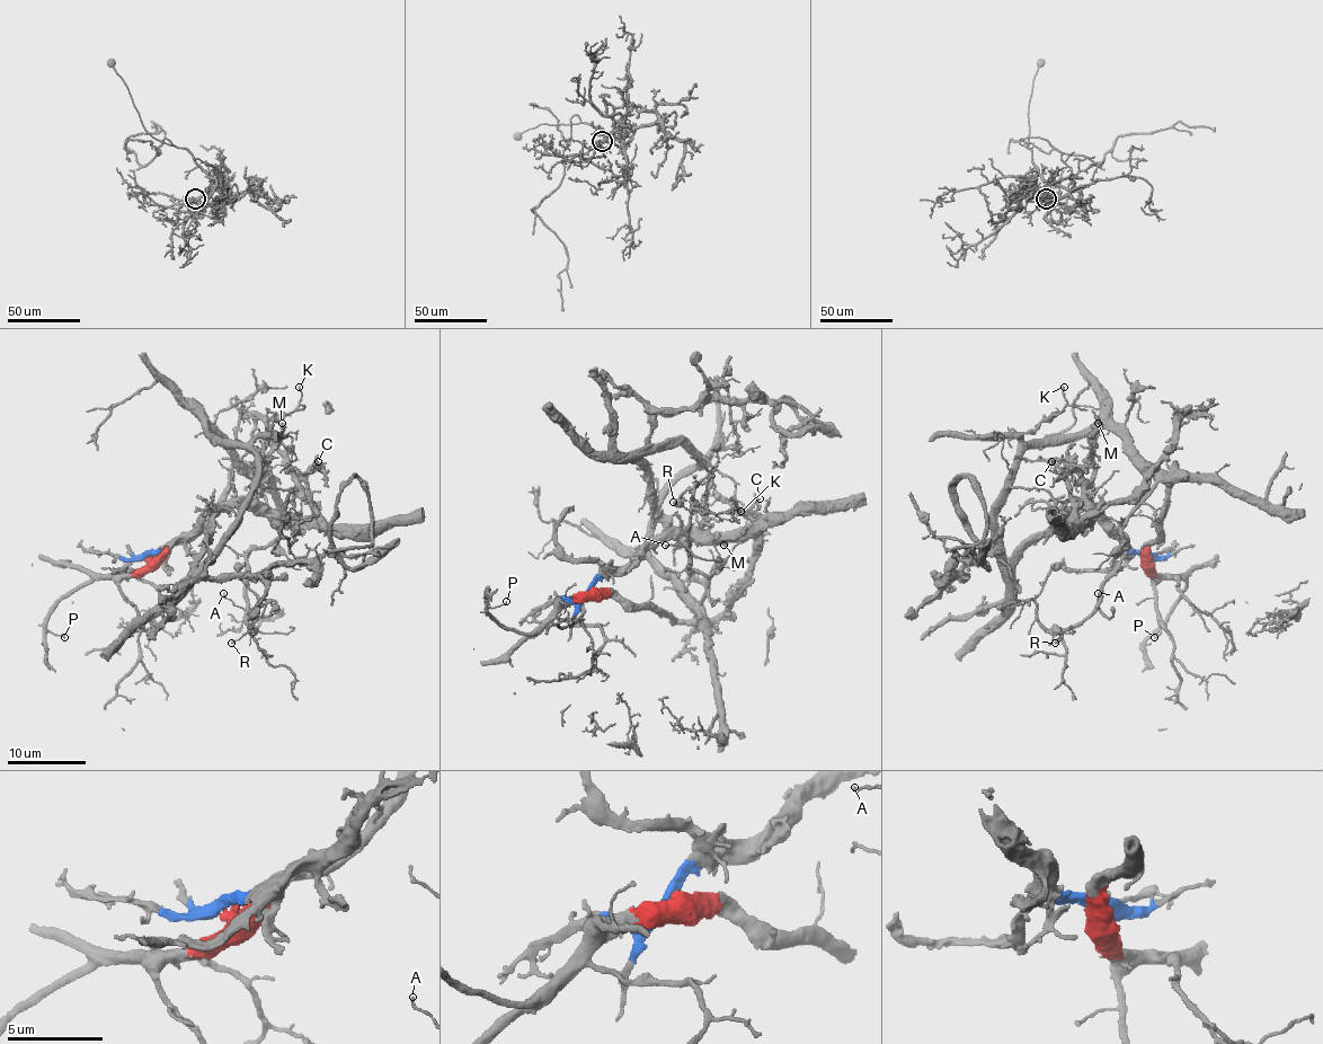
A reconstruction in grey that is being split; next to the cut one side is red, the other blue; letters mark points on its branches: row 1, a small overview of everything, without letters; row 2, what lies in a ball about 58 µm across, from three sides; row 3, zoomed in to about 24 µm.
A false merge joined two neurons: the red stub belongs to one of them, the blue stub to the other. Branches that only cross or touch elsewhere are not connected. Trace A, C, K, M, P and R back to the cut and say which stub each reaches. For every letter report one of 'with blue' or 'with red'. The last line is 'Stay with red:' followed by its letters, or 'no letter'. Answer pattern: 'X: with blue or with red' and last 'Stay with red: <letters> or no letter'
A: with red
C: with blue
K: with red
M: with blue
P: with red
R: with red
Stay with red: A, K, P, R

